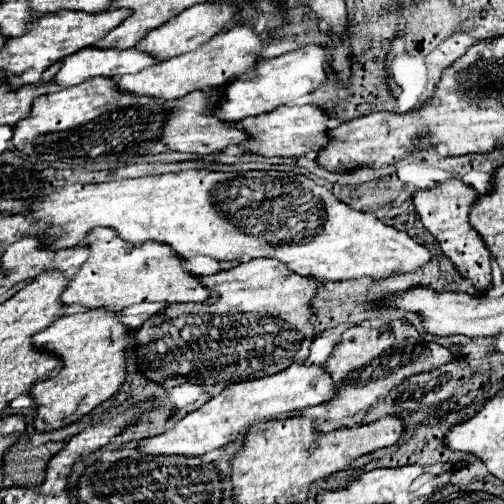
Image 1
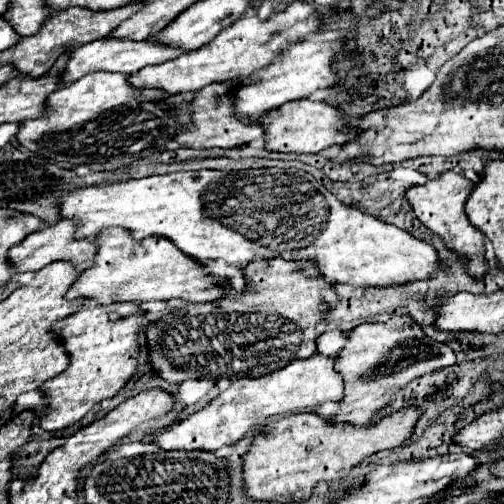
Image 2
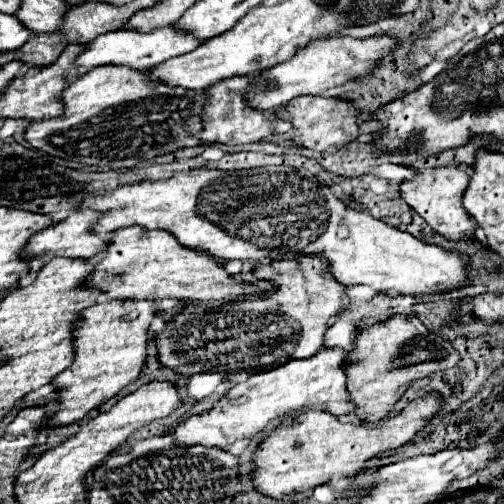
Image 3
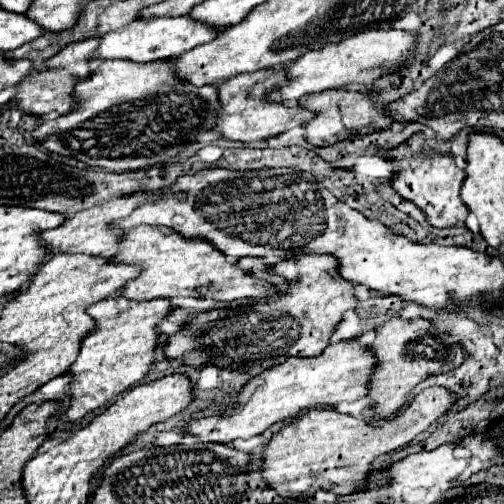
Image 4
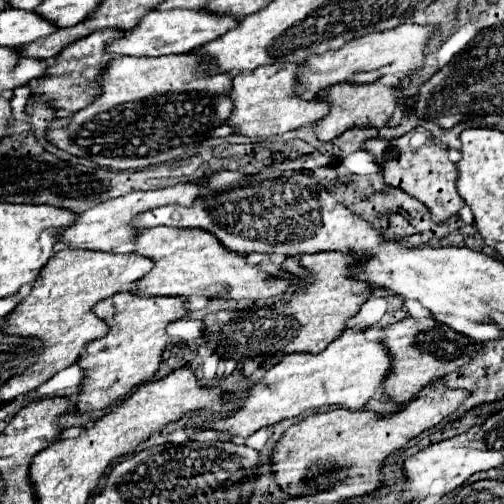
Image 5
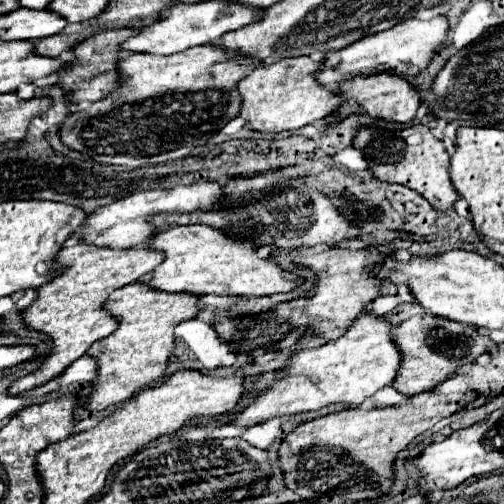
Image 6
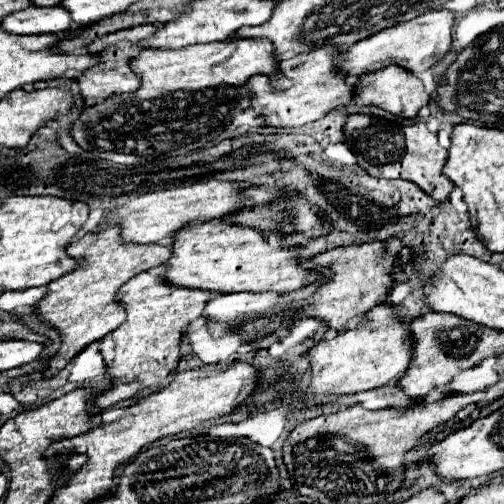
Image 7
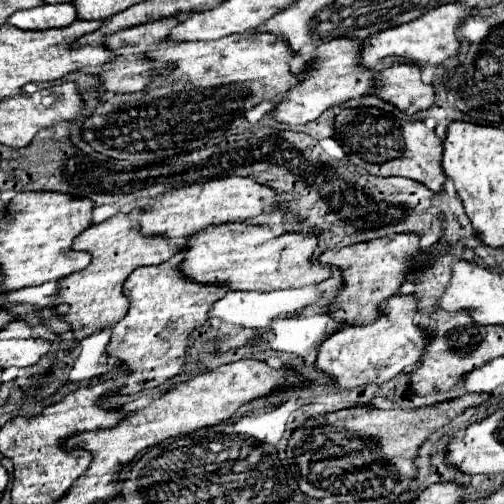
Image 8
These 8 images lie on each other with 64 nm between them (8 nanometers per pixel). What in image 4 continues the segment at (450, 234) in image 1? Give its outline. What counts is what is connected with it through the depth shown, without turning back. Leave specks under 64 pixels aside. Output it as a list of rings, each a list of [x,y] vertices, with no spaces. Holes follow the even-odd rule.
[[[412,138],[406,144],[386,152],[386,158],[400,166],[400,172],[394,176],[392,180],[392,188],[404,198],[414,202],[424,216],[428,218],[428,222],[434,228],[452,228],[452,226],[464,226],[466,224],[466,216],[468,216],[468,208],[464,206],[462,198],[460,198],[460,188],[464,184],[464,172],[460,168],[456,168],[454,160],[450,156],[424,156],[420,152],[420,146],[424,146],[422,138]]]

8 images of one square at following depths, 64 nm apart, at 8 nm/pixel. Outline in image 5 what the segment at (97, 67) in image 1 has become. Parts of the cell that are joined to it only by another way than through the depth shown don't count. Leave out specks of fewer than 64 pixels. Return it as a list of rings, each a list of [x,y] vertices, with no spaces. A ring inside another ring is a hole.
[[[152,10],[144,14],[138,24],[124,32],[118,38],[112,38],[106,42],[104,50],[108,54],[118,54],[118,56],[166,56],[166,54],[184,54],[192,52],[194,48],[200,48],[202,44],[208,44],[220,34],[226,34],[232,30],[240,20],[232,20],[232,16],[208,16],[204,10]]]

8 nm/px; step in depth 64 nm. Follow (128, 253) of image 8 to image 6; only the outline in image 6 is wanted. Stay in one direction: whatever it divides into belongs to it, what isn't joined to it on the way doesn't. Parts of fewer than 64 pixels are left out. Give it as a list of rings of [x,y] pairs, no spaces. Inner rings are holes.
[[[74,244],[70,248],[62,248],[56,254],[58,268],[64,268],[48,282],[36,288],[34,302],[22,310],[24,324],[30,330],[42,332],[52,340],[52,350],[48,360],[32,374],[18,378],[10,384],[8,394],[16,396],[36,386],[46,384],[48,380],[56,378],[64,368],[68,368],[74,360],[78,360],[96,340],[106,338],[110,332],[116,330],[116,320],[104,312],[106,298],[126,286],[142,278],[144,274],[152,272],[156,264],[160,264],[160,252],[144,250],[110,250],[110,248],[92,248],[88,244]]]

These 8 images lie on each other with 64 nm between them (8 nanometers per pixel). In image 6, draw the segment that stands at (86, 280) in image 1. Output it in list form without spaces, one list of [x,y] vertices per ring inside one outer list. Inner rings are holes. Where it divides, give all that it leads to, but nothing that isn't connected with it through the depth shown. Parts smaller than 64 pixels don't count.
[[[170,226],[156,230],[148,248],[162,252],[164,260],[152,272],[148,284],[160,292],[186,292],[194,296],[218,294],[218,296],[272,296],[280,292],[292,292],[302,284],[302,278],[292,280],[290,272],[284,272],[272,258],[260,260],[256,246],[236,244],[228,236],[220,236],[216,228],[194,226]]]

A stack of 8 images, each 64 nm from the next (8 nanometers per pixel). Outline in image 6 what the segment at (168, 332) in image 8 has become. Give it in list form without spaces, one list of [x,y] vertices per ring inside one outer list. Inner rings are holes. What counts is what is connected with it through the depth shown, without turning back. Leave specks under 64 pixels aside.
[[[140,282],[112,292],[104,302],[104,310],[118,320],[118,328],[110,336],[92,344],[86,352],[96,360],[98,372],[92,380],[92,392],[84,406],[90,412],[104,410],[132,398],[138,388],[156,382],[168,366],[168,358],[174,348],[174,328],[182,320],[196,316],[196,302],[196,296],[184,296],[182,292],[152,292],[152,288],[144,288]]]

